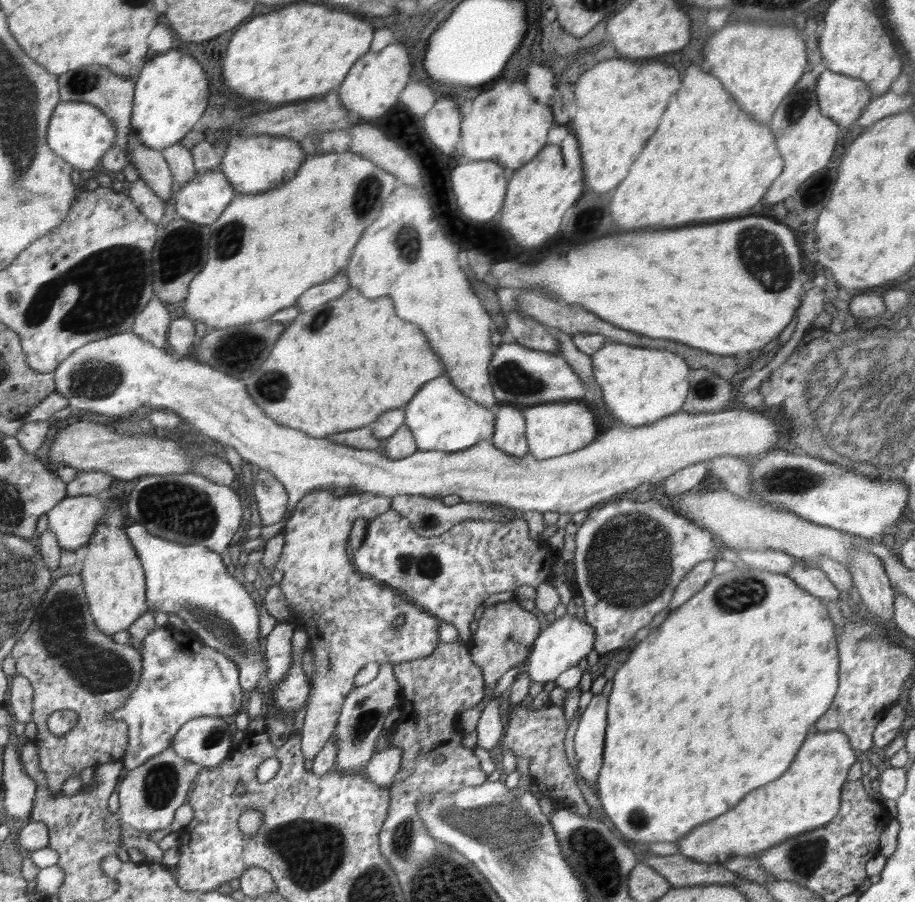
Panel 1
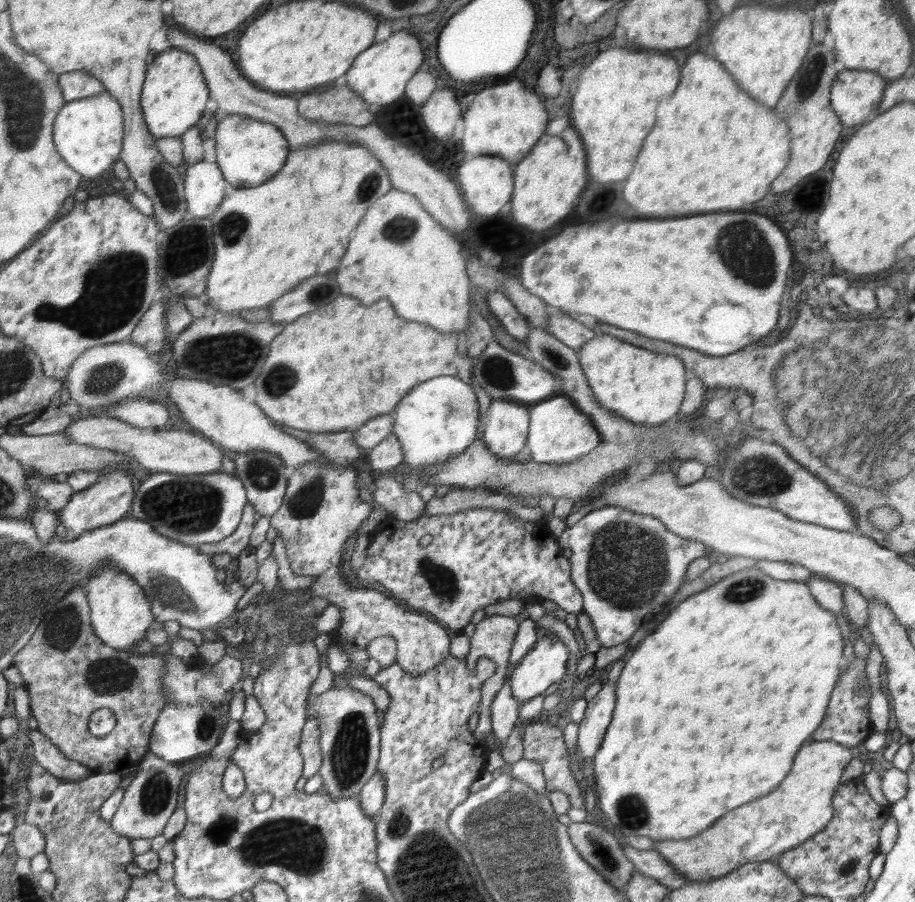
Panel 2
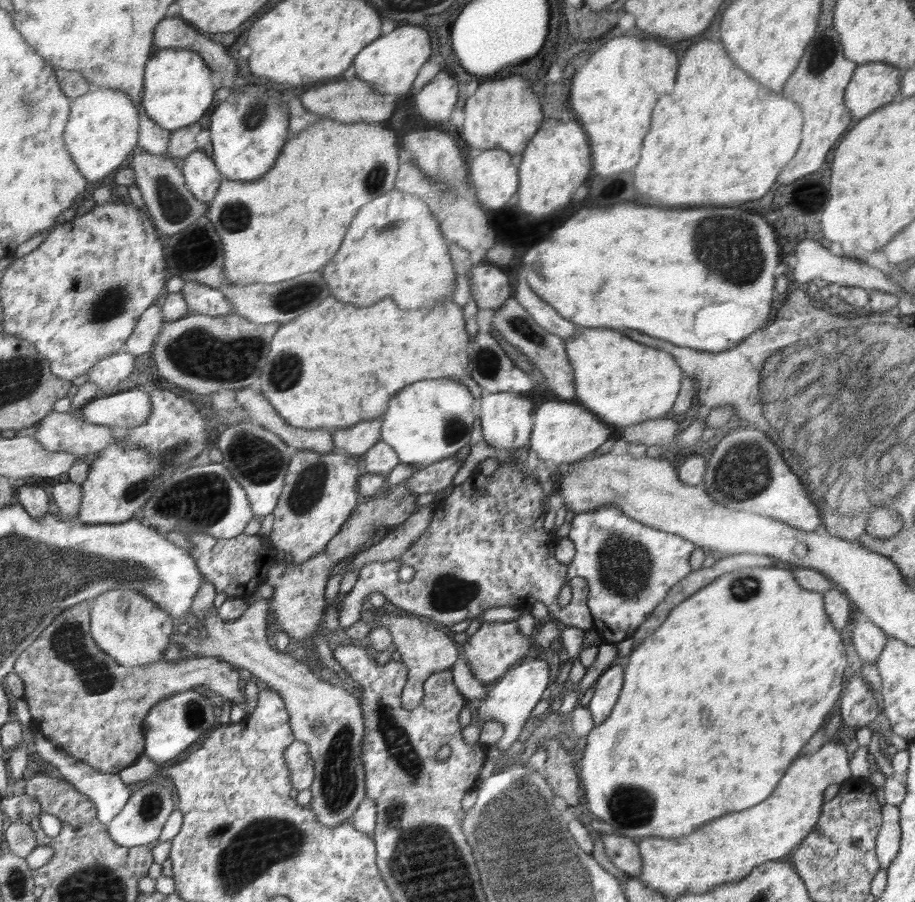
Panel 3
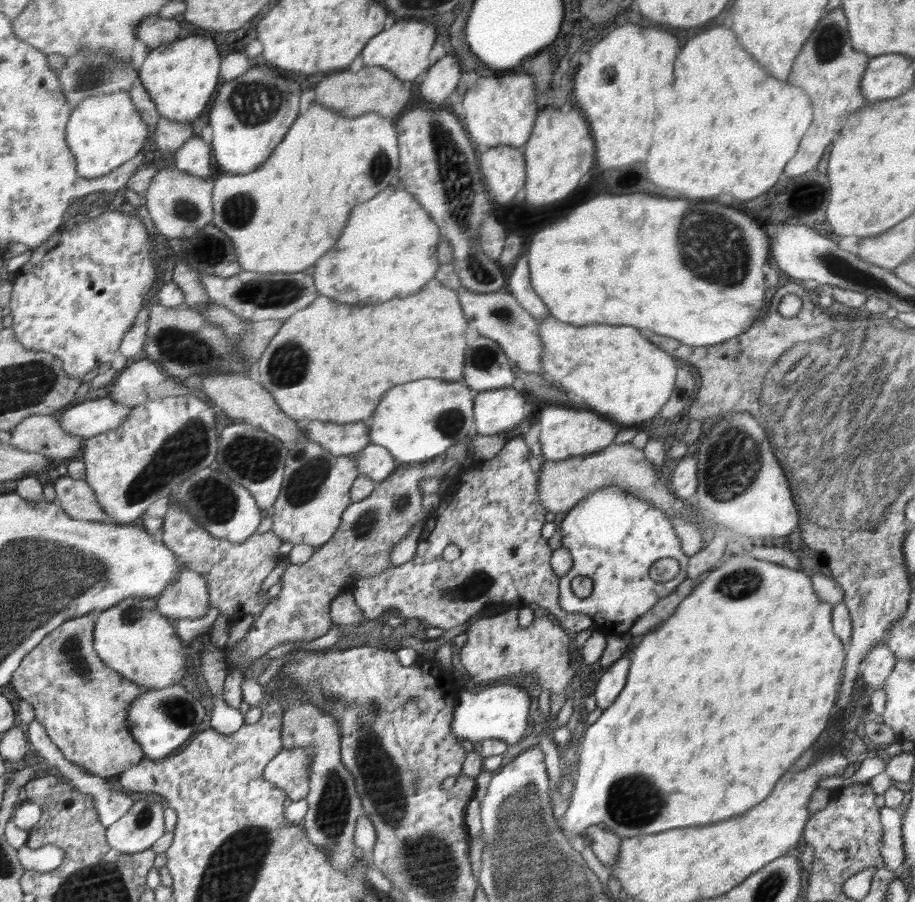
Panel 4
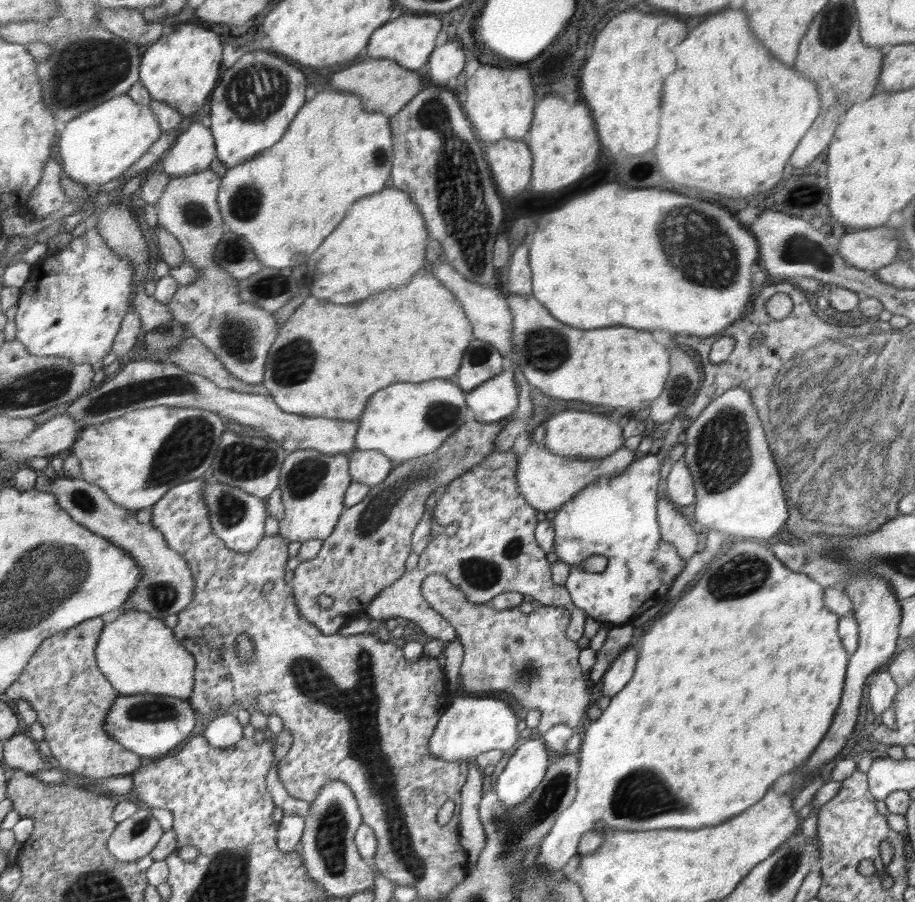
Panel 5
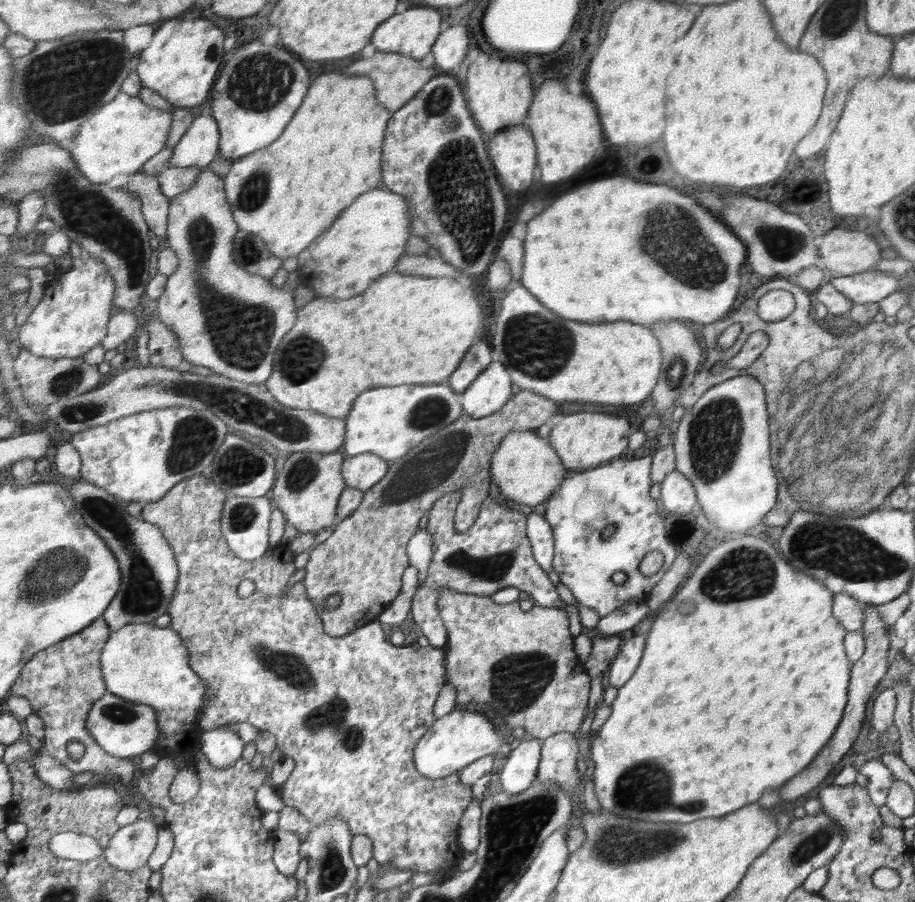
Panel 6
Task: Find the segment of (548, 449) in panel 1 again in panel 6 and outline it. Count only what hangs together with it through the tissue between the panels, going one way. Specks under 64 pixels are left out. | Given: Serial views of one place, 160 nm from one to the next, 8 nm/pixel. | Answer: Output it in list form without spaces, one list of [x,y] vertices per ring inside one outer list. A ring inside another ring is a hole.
[[[580,412],[570,414],[562,418],[558,424],[551,425],[547,439],[560,455],[566,468],[585,470],[600,467],[609,460],[620,457],[628,444],[628,430],[630,426],[626,418],[616,418],[600,412]]]

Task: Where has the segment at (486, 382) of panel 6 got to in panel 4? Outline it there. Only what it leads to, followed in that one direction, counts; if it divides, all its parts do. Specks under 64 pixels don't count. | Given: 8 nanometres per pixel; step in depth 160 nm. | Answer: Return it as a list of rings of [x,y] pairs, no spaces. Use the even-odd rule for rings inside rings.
[[[497,388],[494,391],[480,391],[474,403],[474,416],[477,420],[477,429],[480,435],[492,436],[495,434],[512,432],[524,418],[524,394],[520,396],[516,388]]]

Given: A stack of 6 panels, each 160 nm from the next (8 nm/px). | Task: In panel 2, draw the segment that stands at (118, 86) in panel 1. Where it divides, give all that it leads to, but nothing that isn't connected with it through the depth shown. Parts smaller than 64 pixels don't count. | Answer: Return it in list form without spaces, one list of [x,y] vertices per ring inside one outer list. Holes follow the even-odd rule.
[[[84,70],[61,74],[60,86],[64,92],[65,101],[70,102],[106,93],[102,82]]]

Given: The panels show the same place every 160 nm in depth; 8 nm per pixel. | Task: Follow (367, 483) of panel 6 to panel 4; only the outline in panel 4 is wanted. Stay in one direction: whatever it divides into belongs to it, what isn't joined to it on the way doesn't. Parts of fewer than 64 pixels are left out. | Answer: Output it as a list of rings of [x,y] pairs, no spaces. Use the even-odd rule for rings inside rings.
[[[372,443],[360,450],[356,456],[361,473],[376,483],[388,479],[397,465],[389,449]]]

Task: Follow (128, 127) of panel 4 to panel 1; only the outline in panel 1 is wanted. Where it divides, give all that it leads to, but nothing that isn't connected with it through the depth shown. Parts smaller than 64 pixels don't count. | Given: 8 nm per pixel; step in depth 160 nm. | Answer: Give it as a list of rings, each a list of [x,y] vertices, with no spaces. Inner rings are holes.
[[[80,101],[61,102],[55,106],[48,122],[47,142],[50,150],[79,170],[92,170],[116,144],[117,126],[96,105]]]

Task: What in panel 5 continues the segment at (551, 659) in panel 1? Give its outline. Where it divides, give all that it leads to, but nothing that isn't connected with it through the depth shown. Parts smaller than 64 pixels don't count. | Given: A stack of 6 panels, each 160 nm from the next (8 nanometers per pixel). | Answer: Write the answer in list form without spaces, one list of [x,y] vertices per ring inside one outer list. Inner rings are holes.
[[[459,691],[452,700],[453,704],[450,704],[448,711],[441,716],[441,720],[435,728],[432,738],[430,738],[430,751],[432,751],[433,756],[446,761],[468,760],[481,755],[483,752],[493,751],[495,748],[504,751],[512,749],[516,738],[518,738],[516,724],[519,720],[516,720],[514,712],[508,708],[508,704],[504,700],[496,699],[496,697],[480,698],[479,695],[476,698],[471,698],[470,695]]]

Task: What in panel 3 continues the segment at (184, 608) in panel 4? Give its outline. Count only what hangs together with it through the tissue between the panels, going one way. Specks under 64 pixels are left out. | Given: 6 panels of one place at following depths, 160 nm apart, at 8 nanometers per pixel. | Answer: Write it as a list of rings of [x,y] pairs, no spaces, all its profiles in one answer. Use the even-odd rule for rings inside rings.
[[[202,583],[201,592],[193,604],[194,618],[200,620],[208,630],[210,650],[200,656],[220,656],[235,667],[249,670],[260,685],[272,688],[284,698],[289,710],[290,723],[295,740],[309,745],[310,756],[315,761],[315,775],[311,790],[309,808],[316,812],[317,823],[326,826],[340,826],[345,823],[366,797],[366,776],[364,767],[364,736],[366,720],[361,708],[358,691],[349,691],[319,679],[308,665],[290,654],[276,650],[267,632],[268,602],[258,598],[250,603],[245,618],[225,622],[217,614],[219,602],[217,589],[211,583]]]

